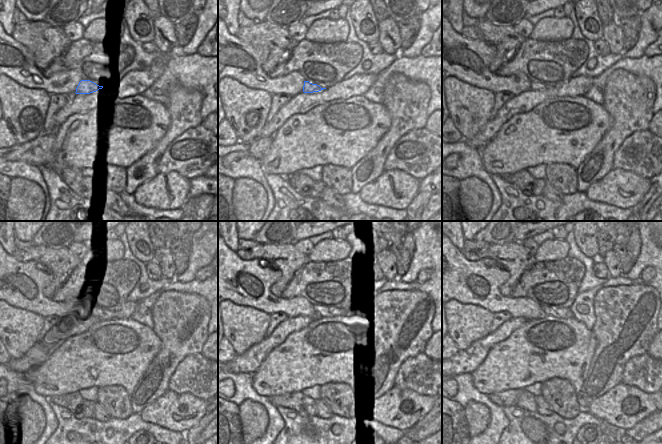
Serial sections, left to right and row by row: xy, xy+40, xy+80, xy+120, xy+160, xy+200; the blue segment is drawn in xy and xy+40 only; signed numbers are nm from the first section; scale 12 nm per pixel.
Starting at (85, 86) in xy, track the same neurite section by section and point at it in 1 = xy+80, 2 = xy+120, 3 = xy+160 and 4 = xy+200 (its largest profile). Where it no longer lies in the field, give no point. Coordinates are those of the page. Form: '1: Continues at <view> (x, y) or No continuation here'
1: Continues at xy+80 (534, 85)
2: Continues at xy+120 (102, 314)
3: Continues at xy+160 (321, 311)
4: Continues at xy+200 (559, 312)

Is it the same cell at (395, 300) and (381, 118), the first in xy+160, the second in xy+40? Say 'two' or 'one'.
two

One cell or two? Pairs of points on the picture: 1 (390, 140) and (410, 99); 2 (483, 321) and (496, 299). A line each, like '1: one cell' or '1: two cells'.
1: one cell
2: two cells

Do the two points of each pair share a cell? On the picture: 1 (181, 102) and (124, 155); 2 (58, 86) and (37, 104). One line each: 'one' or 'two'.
1: two
2: two

